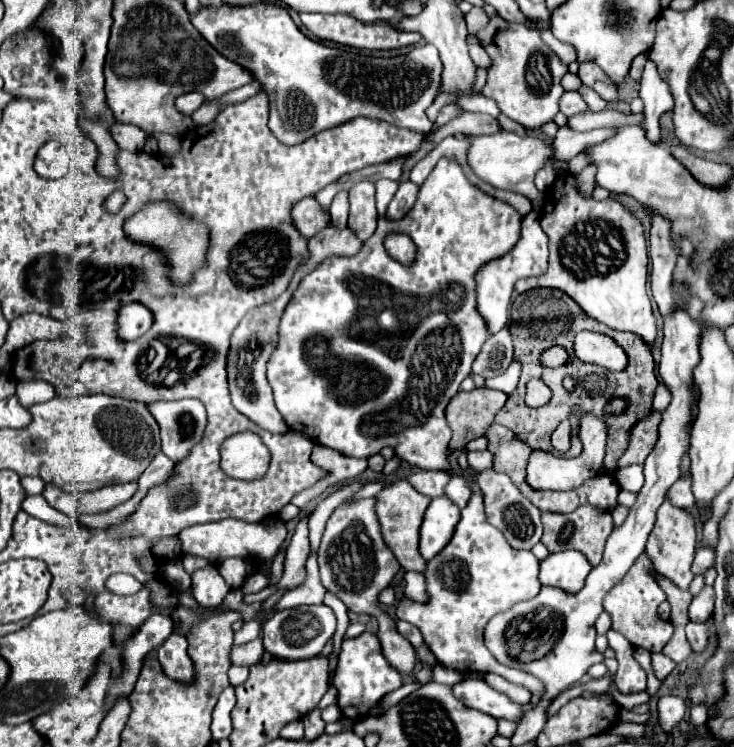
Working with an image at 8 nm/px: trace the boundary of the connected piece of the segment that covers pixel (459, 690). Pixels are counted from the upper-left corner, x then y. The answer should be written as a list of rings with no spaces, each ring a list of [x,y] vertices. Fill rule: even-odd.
[[[465,678],[453,686],[453,694],[469,708],[485,712],[493,718],[505,718],[511,722],[519,722],[523,718],[523,708],[513,702],[503,692],[493,690],[481,678]]]

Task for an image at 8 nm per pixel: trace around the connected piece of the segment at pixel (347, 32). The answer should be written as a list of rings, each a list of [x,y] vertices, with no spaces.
[[[299,14],[301,22],[305,24],[305,28],[309,32],[313,32],[317,38],[321,40],[333,40],[351,48],[359,48],[359,50],[397,50],[403,46],[411,46],[417,44],[421,40],[419,34],[413,32],[397,32],[391,24],[361,24],[355,18],[349,16],[341,16],[341,14]]]

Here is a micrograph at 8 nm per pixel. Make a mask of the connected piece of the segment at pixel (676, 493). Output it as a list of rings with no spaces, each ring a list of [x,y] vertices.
[[[679,478],[667,494],[667,500],[673,504],[693,504],[693,492],[691,492],[691,478]]]

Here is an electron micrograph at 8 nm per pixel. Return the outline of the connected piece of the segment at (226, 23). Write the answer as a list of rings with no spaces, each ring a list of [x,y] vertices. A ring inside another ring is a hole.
[[[223,2],[221,6],[201,6],[191,16],[191,22],[217,52],[221,52],[225,58],[233,62],[239,62],[241,66],[245,66],[249,72],[255,74],[255,80],[261,82],[263,90],[271,98],[269,128],[273,136],[285,146],[301,144],[313,134],[339,126],[357,116],[379,118],[393,126],[423,134],[429,133],[433,127],[431,120],[425,116],[425,110],[435,100],[443,72],[441,58],[433,44],[419,44],[407,56],[397,58],[371,58],[349,50],[329,48],[307,38],[295,26],[293,18],[283,6],[267,2],[247,6],[229,6],[227,2]]]

